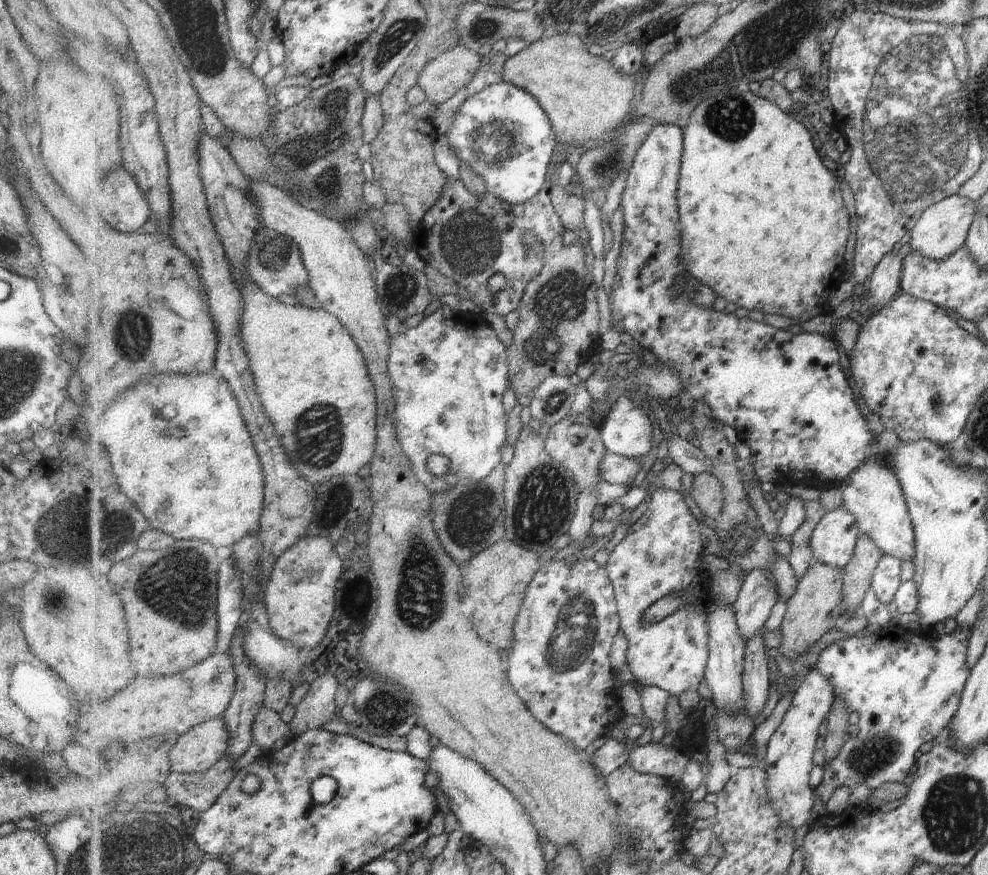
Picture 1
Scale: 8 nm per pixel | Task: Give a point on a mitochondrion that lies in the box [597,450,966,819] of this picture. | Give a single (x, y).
(870, 757)

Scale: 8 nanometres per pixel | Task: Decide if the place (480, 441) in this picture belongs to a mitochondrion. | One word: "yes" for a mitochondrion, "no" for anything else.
no

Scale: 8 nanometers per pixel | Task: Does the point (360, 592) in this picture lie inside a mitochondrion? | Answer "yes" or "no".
yes

